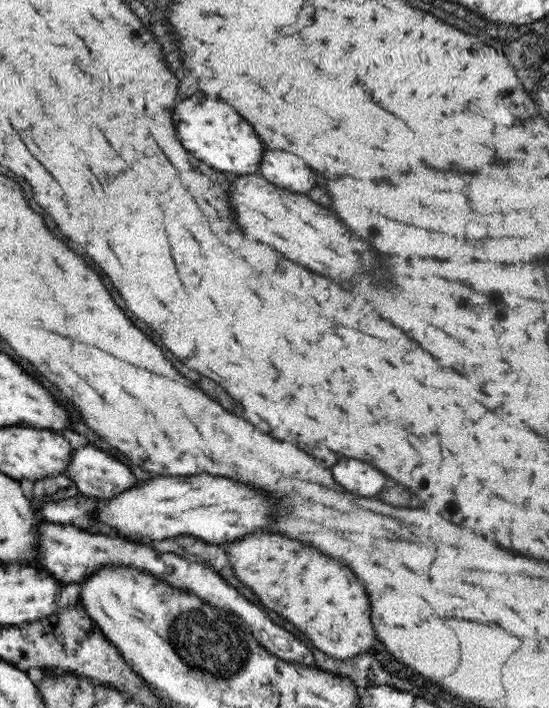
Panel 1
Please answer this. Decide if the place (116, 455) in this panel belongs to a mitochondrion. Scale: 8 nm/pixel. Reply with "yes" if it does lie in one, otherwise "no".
no

